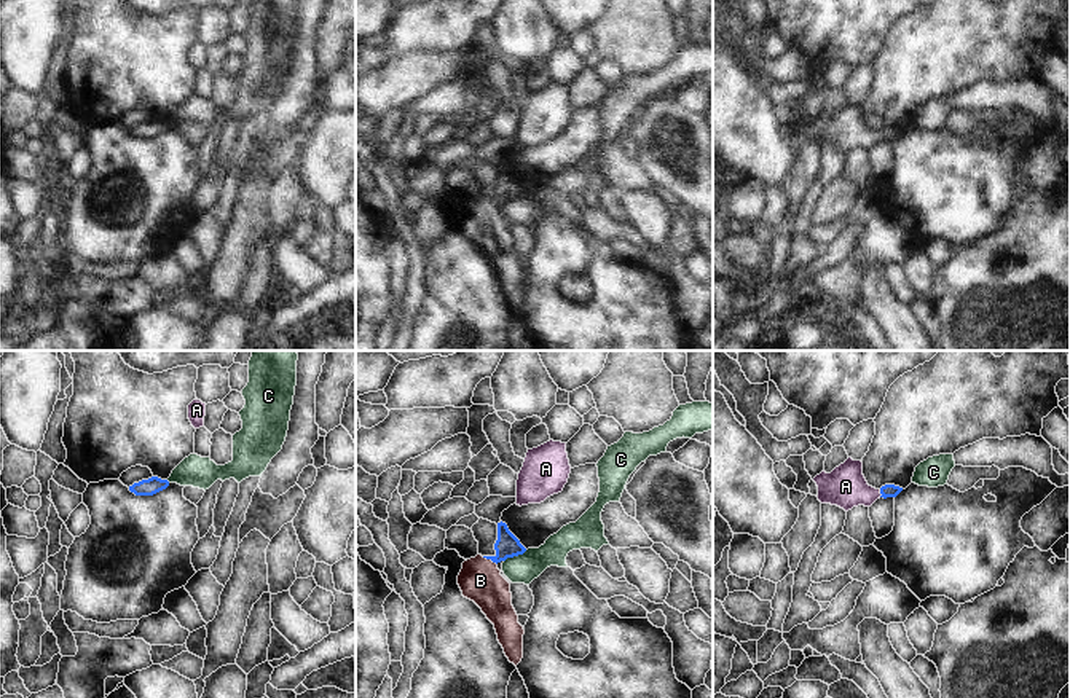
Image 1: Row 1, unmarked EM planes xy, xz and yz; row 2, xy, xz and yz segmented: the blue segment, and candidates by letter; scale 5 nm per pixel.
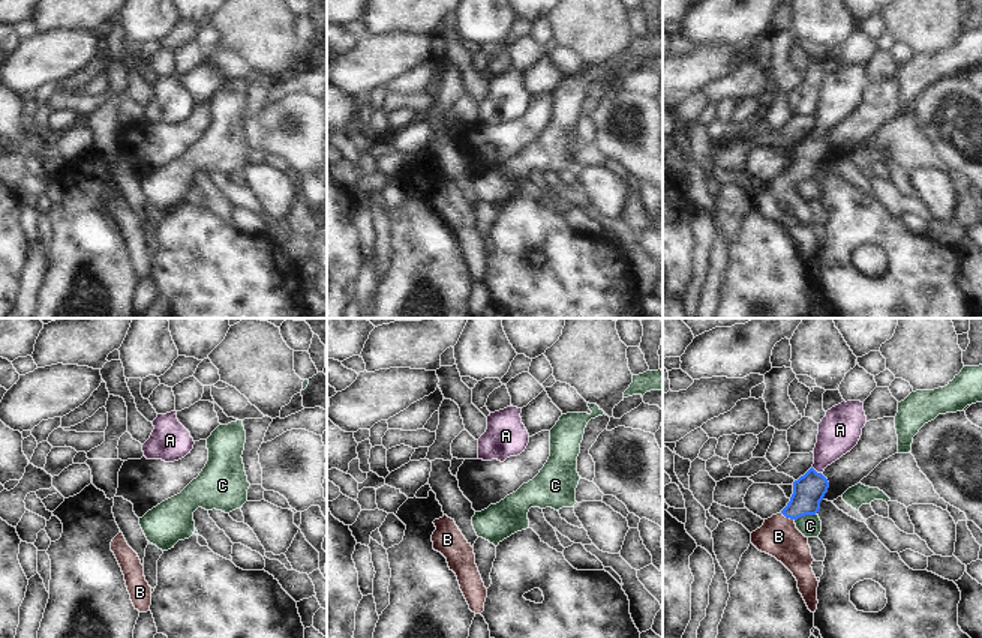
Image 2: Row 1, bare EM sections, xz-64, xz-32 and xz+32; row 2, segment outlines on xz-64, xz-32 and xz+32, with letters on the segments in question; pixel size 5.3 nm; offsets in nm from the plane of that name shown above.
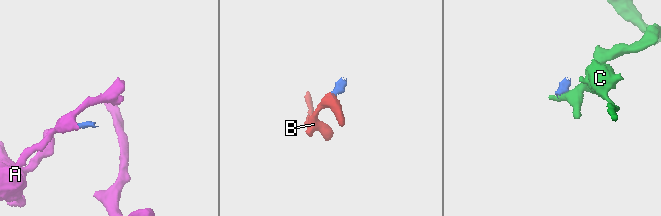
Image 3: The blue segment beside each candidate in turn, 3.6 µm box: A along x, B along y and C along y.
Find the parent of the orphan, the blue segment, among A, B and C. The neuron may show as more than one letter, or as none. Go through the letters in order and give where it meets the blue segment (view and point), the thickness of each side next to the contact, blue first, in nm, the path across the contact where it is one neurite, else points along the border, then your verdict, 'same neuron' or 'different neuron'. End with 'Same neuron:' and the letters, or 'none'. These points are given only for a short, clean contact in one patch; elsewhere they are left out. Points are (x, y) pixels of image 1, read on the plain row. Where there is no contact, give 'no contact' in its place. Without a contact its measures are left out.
A: contact yz (881, 136); calibres 60 and 220 nm; way yz (889, 133), (881, 136), (858, 136), (845, 129); same neuron
B: contact xz (490, 201); calibres 120 and 220 nm; way xz (507, 188), (490, 201), (480, 223); same neuron
C: contact xz (515, 198); calibres 120 and 150 nm; border xz (527, 193), (504, 204); different neuron
Same neuron: A, B

